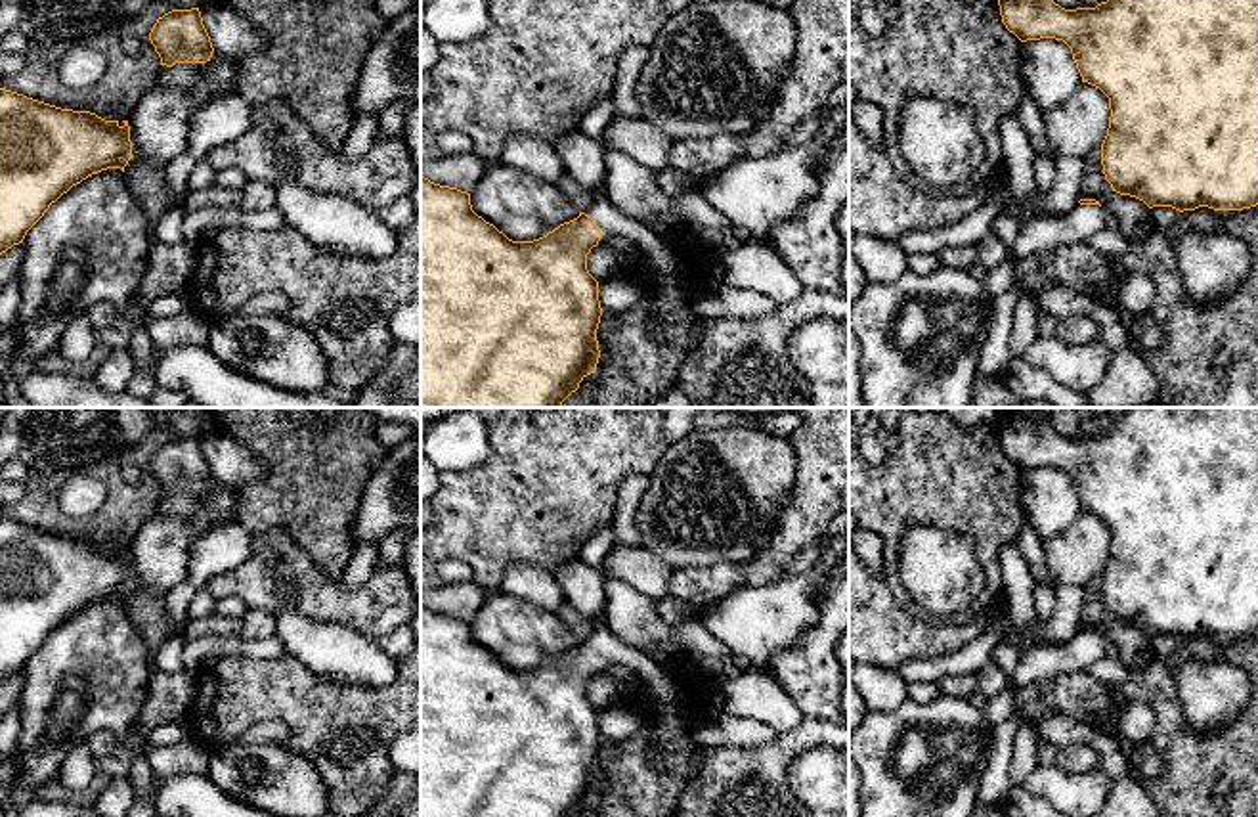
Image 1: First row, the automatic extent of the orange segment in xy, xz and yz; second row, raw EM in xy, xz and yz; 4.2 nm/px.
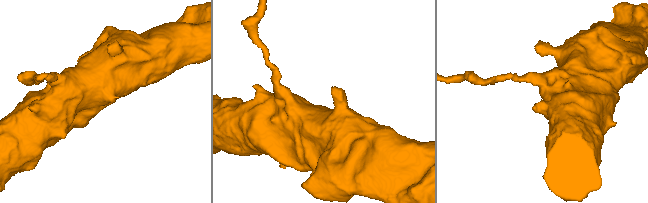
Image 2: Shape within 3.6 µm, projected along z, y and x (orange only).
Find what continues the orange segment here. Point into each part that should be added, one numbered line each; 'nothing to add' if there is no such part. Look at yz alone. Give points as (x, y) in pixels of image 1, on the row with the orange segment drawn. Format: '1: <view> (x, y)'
1: yz (1039, 234)

